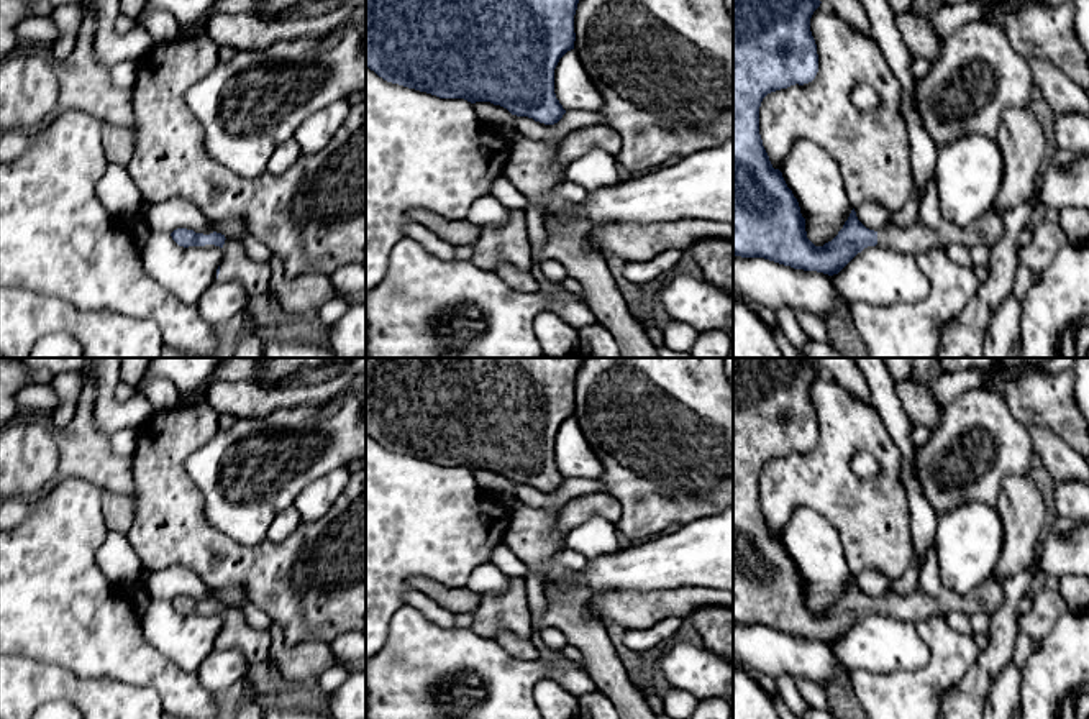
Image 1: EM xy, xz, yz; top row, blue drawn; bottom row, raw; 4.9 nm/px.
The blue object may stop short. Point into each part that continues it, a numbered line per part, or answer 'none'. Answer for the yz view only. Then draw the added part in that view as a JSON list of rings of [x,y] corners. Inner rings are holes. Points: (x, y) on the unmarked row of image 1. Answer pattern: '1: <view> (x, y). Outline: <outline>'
1: yz (919, 604). Outline: [[[989,578],[966,596],[956,594],[951,589],[943,589],[941,594],[933,596],[922,588],[917,588],[909,594],[887,593],[877,599],[877,614],[915,624],[932,616],[945,616],[953,611],[969,617],[976,612],[992,616],[1002,607],[1004,599],[1002,583]]]

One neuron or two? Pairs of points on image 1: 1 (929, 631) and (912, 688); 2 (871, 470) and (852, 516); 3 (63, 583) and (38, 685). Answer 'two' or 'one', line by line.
1: one
2: two
3: two

